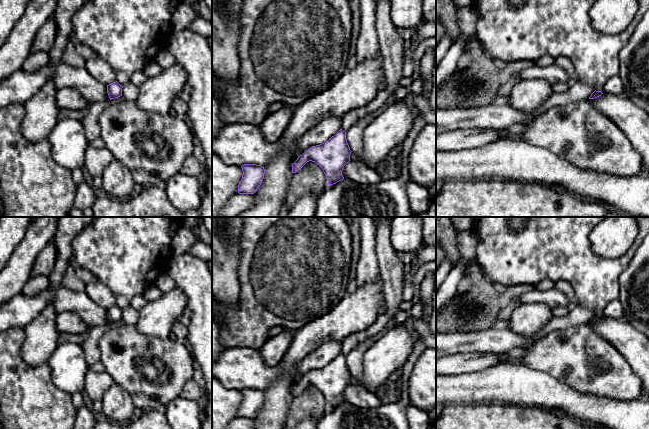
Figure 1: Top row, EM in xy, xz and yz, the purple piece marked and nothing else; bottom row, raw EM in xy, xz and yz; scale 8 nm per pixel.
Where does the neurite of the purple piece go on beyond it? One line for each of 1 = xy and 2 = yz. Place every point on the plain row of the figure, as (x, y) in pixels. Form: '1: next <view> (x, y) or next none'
1: next none
2: next none

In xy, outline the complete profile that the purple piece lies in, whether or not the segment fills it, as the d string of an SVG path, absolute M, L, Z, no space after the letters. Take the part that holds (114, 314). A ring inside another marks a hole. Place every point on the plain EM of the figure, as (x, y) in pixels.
M117 305L107 309L107 317L110 324L122 320L122 312L123 310Z

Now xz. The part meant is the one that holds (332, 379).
M340 353L328 365L310 371L292 388L292 397L298 396L307 386L319 389L328 405L328 409L336 408L344 403L342 394L350 385L350 371L346 364L346 356Z

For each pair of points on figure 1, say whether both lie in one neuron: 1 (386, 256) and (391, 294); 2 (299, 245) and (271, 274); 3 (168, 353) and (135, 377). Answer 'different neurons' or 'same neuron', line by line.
1: same neuron
2: same neuron
3: same neuron

